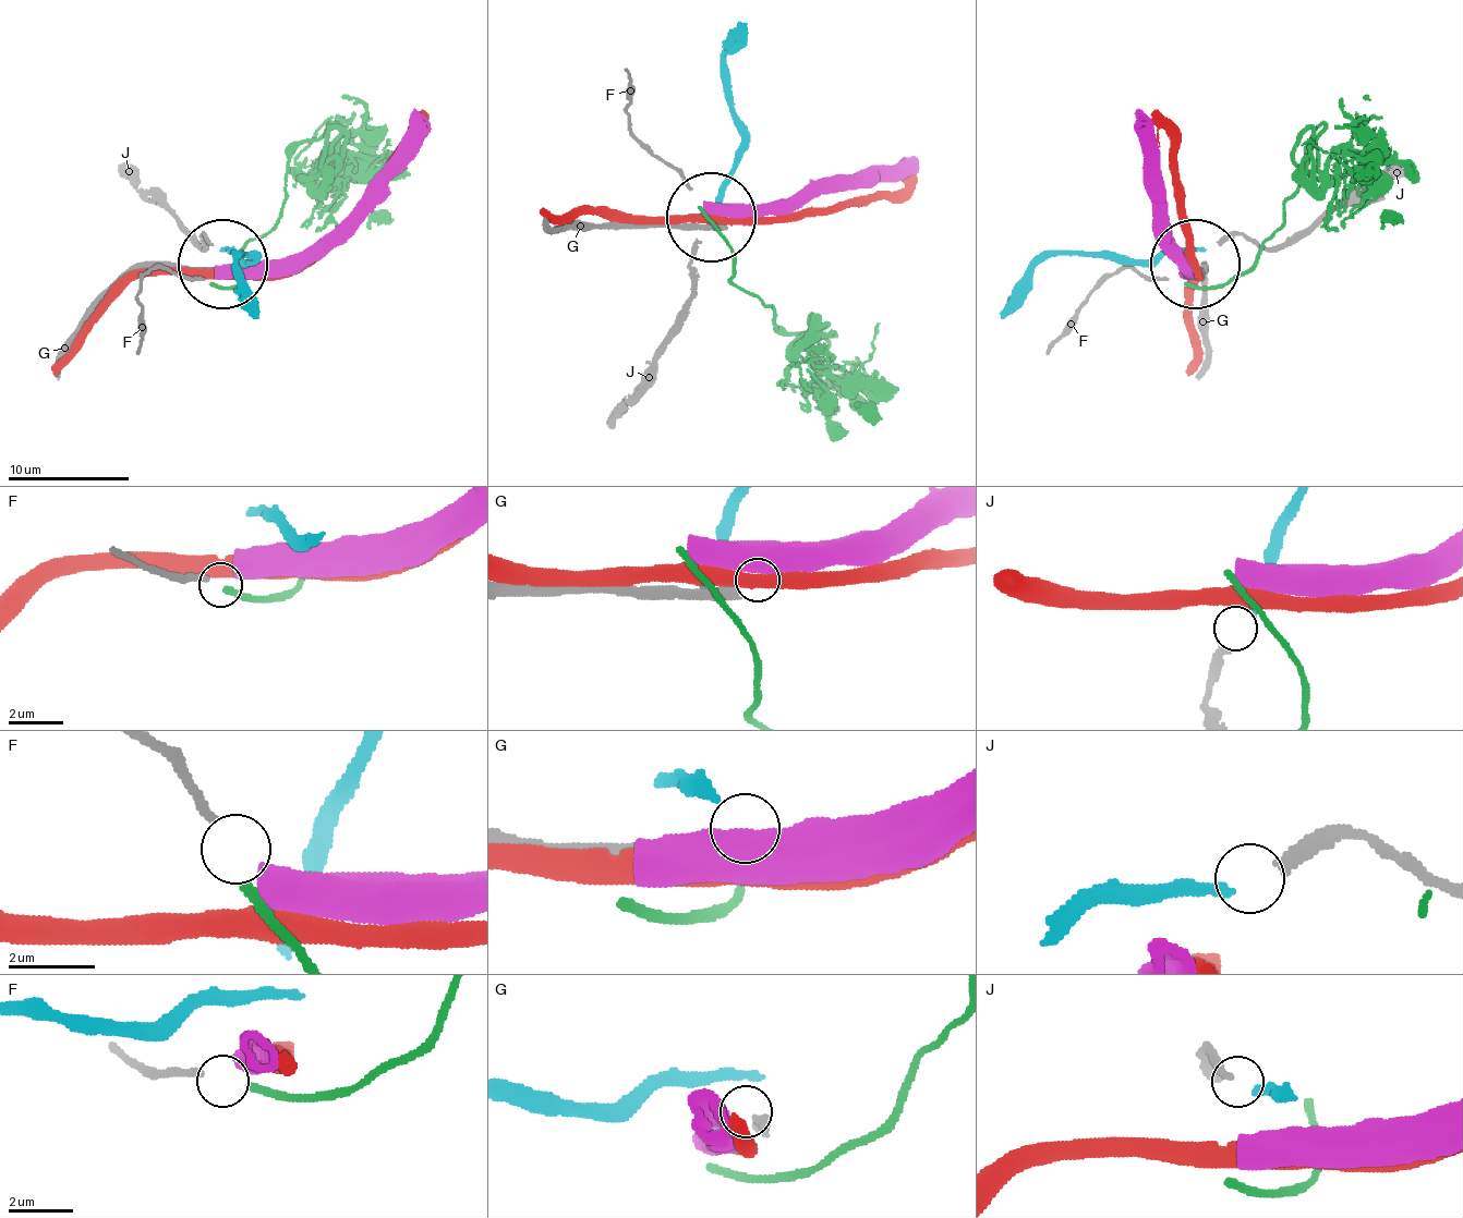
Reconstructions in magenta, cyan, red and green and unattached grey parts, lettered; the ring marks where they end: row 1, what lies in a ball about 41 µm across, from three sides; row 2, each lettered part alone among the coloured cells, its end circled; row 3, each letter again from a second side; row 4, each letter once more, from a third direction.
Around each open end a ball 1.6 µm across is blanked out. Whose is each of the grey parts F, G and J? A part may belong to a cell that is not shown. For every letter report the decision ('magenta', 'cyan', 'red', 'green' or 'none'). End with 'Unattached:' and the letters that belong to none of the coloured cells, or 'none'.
F: green
G: none
J: cyan
Unattached: G

